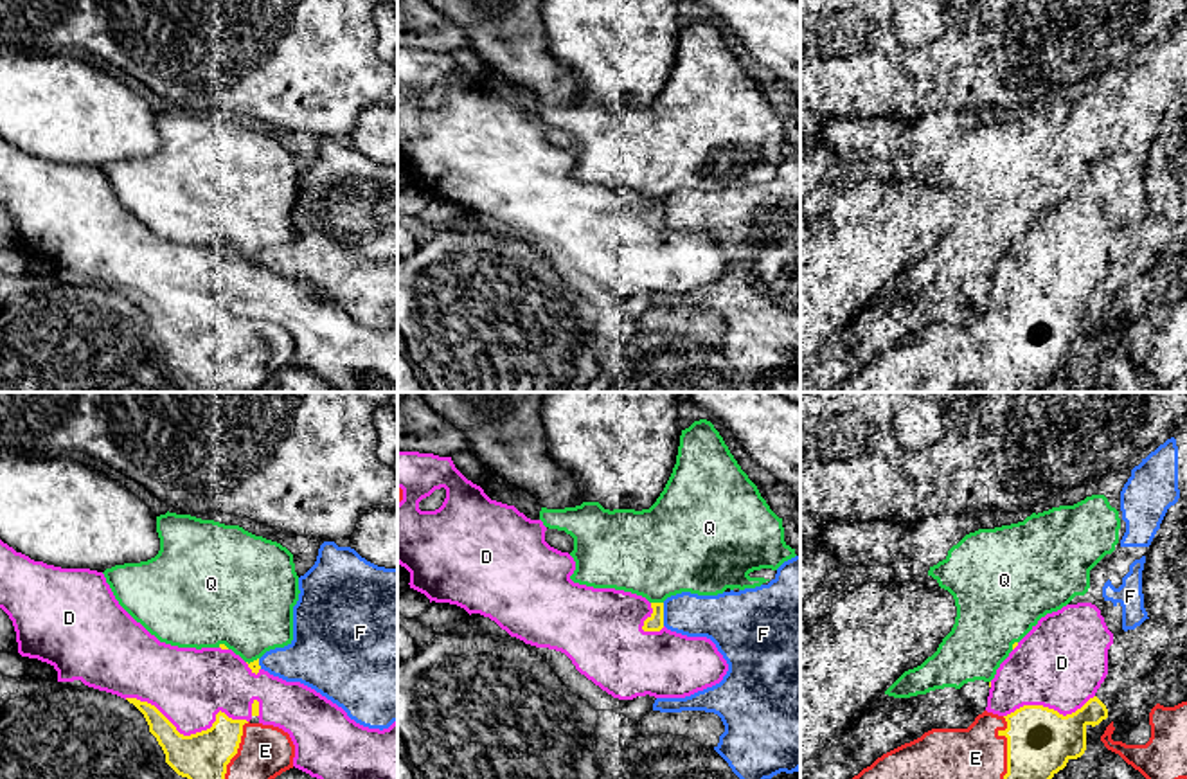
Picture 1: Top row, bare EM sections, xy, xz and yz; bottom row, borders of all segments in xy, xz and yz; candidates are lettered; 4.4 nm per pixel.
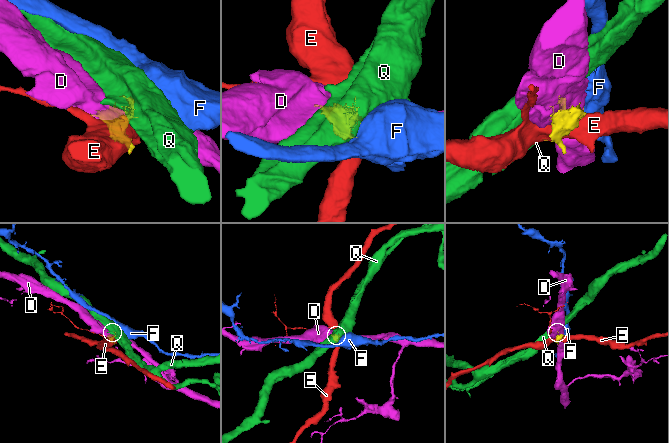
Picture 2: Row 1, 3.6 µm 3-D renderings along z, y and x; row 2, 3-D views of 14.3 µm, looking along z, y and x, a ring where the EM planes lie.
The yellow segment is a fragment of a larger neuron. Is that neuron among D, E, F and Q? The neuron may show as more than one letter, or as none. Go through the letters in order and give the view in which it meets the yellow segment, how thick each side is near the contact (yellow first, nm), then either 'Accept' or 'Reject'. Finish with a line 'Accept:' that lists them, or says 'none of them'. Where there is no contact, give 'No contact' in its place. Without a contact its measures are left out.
D: Touches yellow in xy. Thickness 220 nm (yellow) against 340 nm. Accept
E: Touches yellow in yz. Thickness 300 nm (yellow) against 300 nm. Reject
F: Touches yellow in xz. Thickness 80 nm (yellow) against 200 nm. Reject
Q: Touches yellow in xz. Thickness 80 nm (yellow) against 400 nm. Reject
Accept: D

